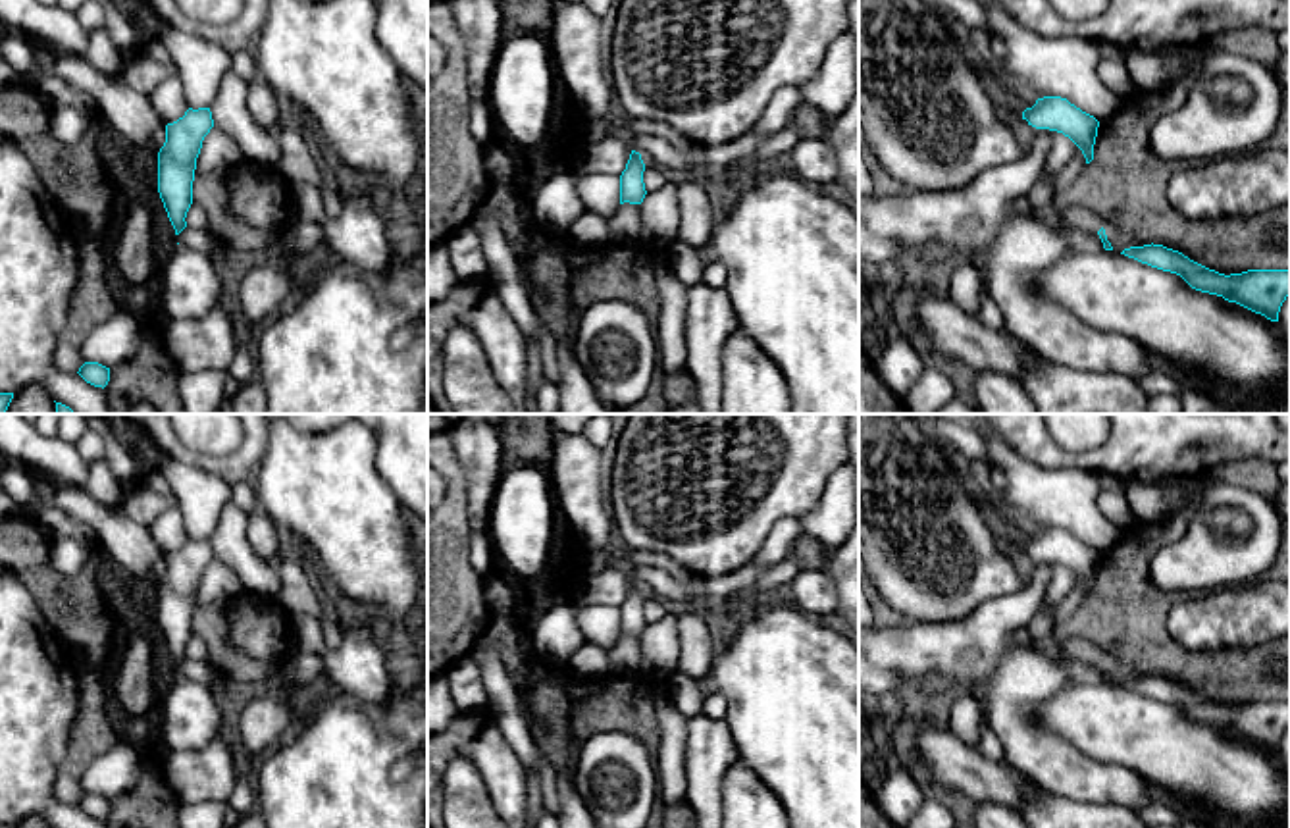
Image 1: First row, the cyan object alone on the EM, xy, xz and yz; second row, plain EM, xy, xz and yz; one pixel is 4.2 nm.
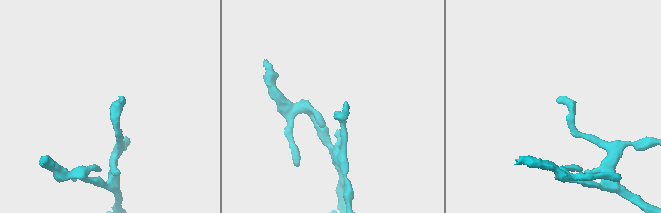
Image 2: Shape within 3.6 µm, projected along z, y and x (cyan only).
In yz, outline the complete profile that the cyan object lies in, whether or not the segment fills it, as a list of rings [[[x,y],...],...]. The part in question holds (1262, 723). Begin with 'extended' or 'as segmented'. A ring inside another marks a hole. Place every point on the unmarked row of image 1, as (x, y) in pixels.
as segmented; [[[1144,676],[1124,680],[1121,686],[1151,699],[1180,707],[1192,720],[1223,728],[1271,753],[1278,753],[1278,743],[1290,726],[1290,701],[1248,701],[1242,705],[1219,705],[1178,682],[1163,676]]]

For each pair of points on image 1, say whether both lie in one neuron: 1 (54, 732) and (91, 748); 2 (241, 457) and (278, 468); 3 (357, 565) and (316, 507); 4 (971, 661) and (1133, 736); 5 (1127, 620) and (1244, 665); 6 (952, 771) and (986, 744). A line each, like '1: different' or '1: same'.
1: different
2: different
3: same
4: different
5: same
6: different

